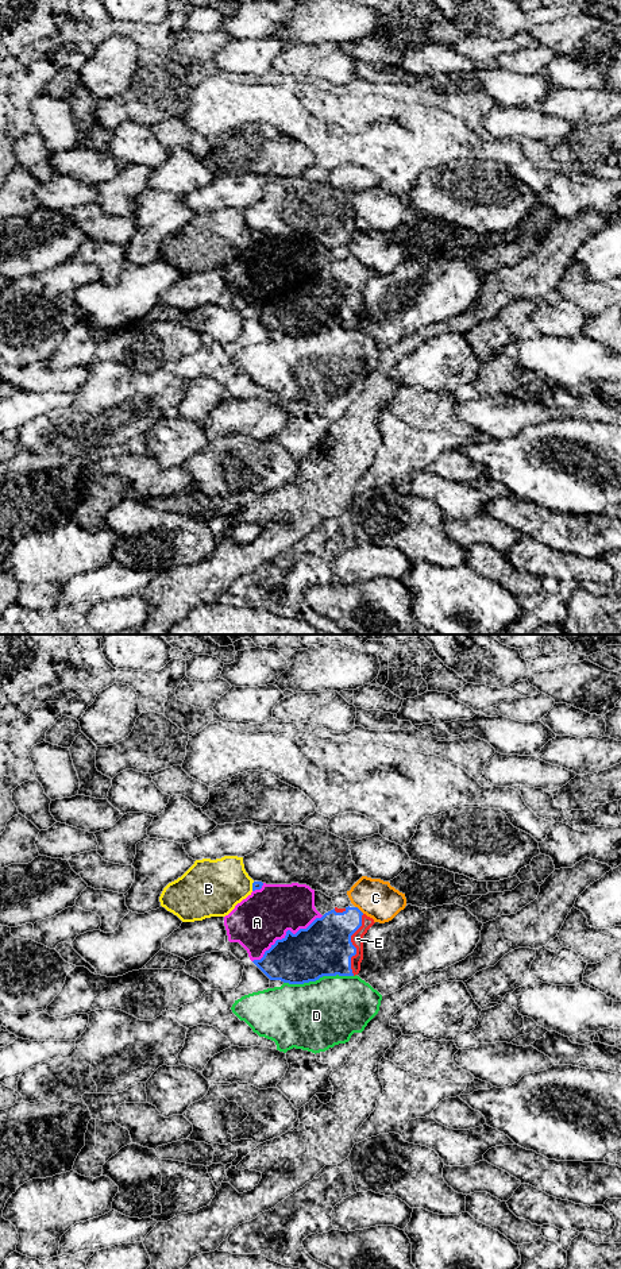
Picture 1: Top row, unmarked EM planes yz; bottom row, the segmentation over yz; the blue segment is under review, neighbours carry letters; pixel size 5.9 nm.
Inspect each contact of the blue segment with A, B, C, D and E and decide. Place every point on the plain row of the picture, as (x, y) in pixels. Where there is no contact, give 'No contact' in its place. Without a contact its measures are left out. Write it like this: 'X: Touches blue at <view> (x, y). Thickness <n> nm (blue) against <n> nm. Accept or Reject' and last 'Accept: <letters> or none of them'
A: Touches blue at yz (286, 284). Thickness 320 nm (blue) against 320 nm. Reject
B: Touches blue at yz (253, 238). Thickness 50 nm (blue) against 340 nm. Reject
C: Touches blue at yz (358, 261). Thickness 280 nm (blue) against 220 nm. Reject
D: Touches blue at yz (317, 331). Thickness 320 nm (blue) against 420 nm. Reject
E: Touches blue at yz (353, 297). Thickness 320 nm (blue) against 80 nm. Accept
Accept: E

